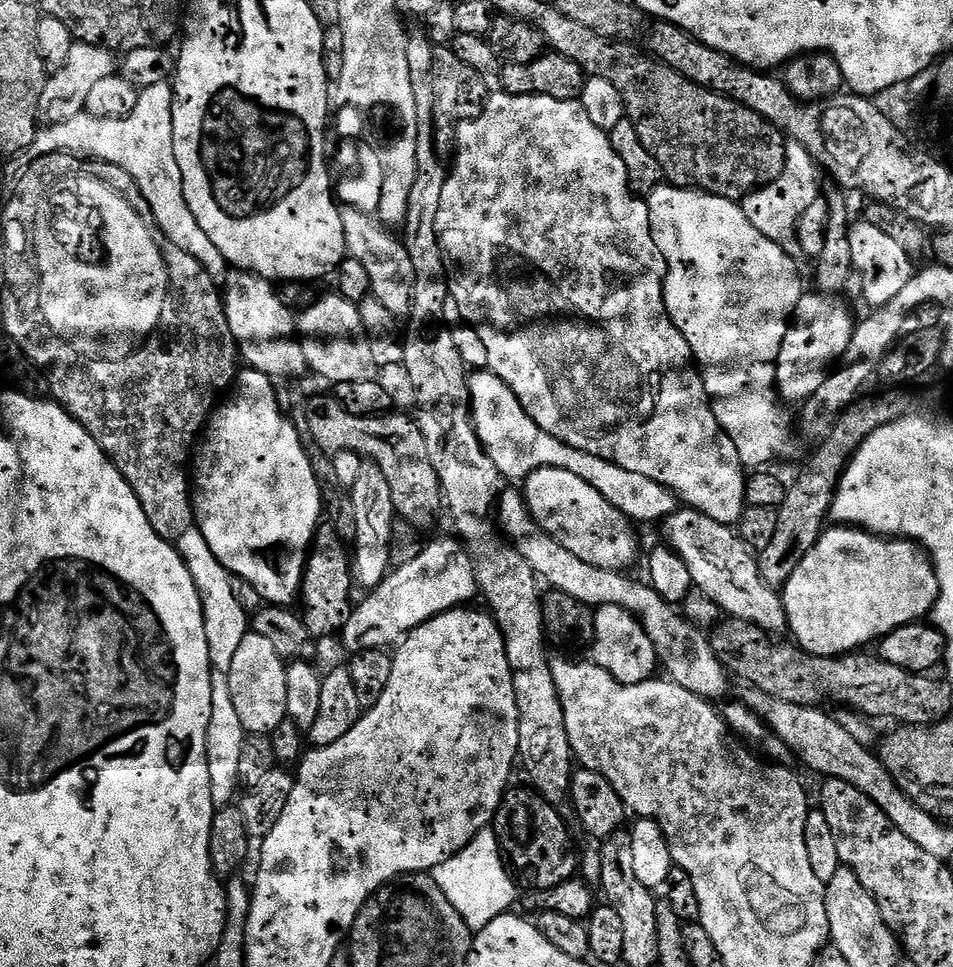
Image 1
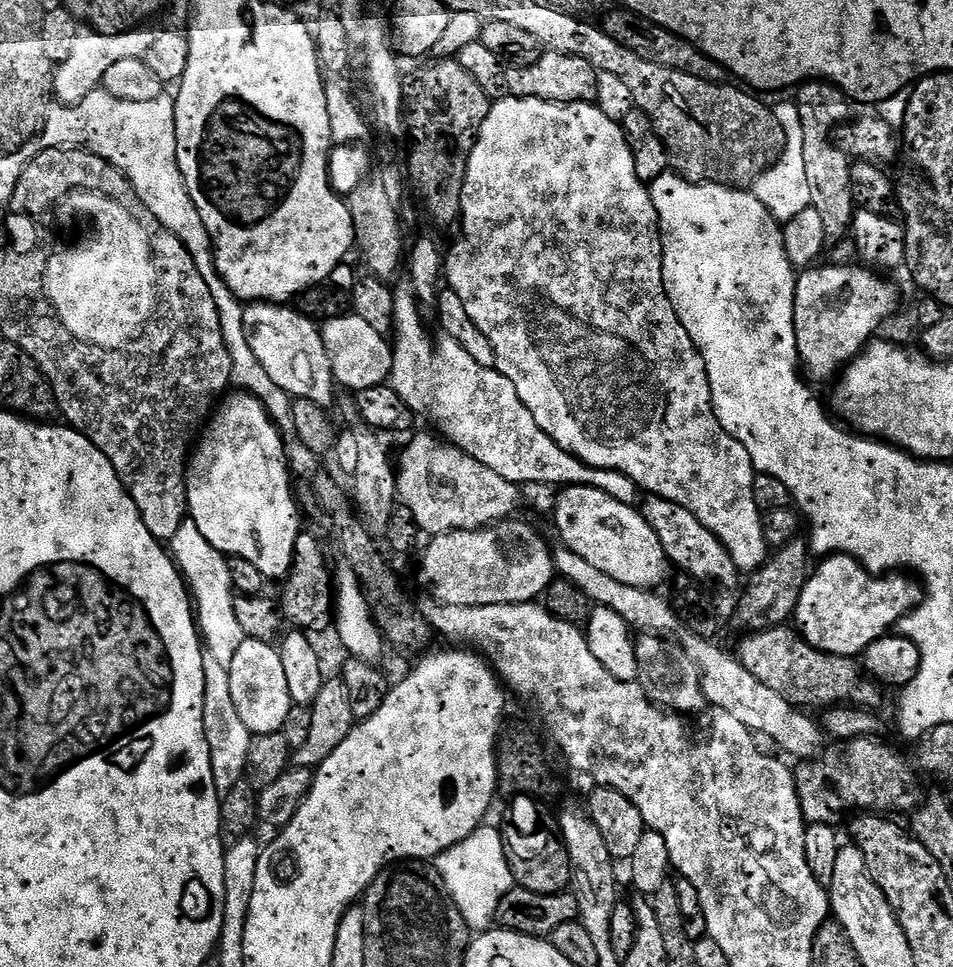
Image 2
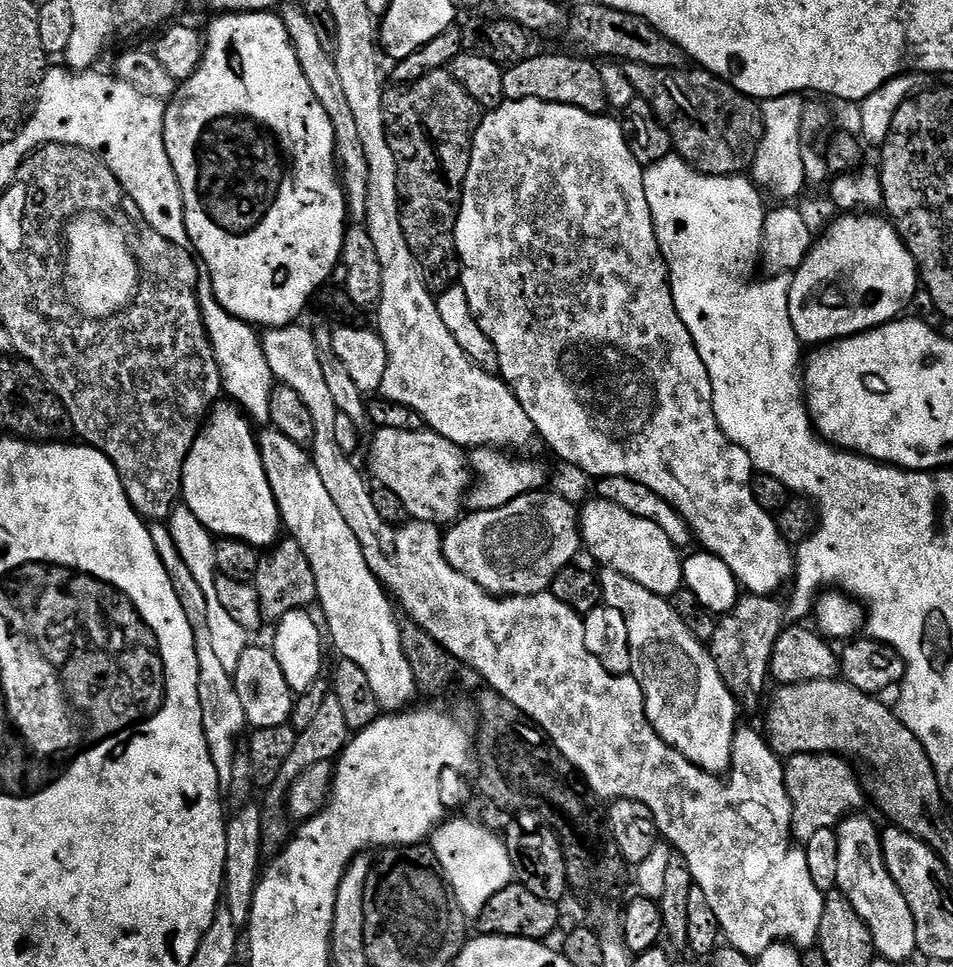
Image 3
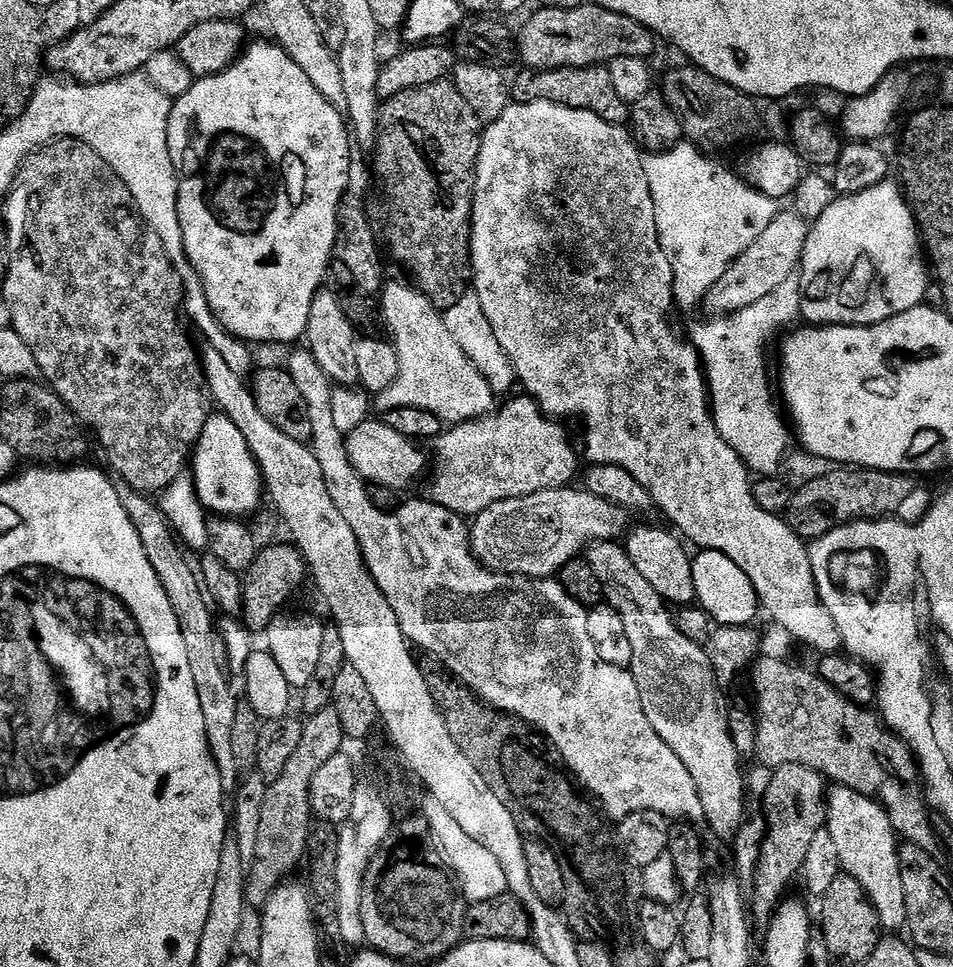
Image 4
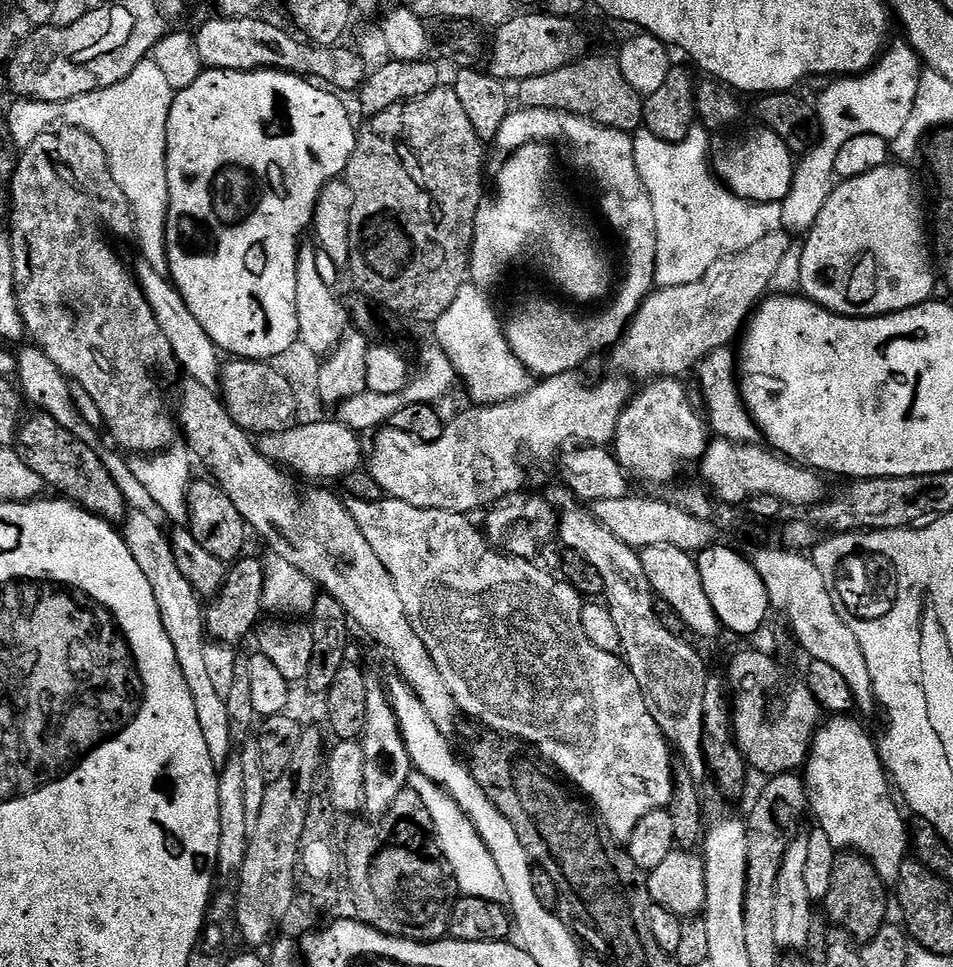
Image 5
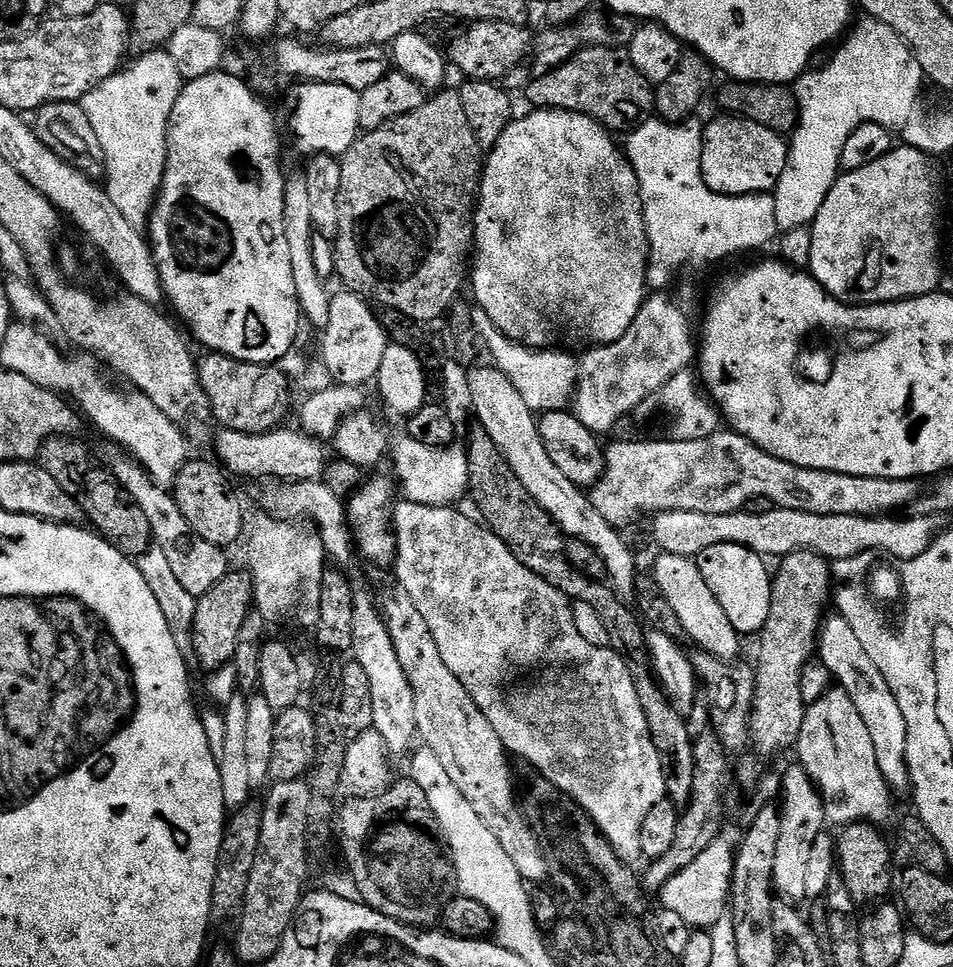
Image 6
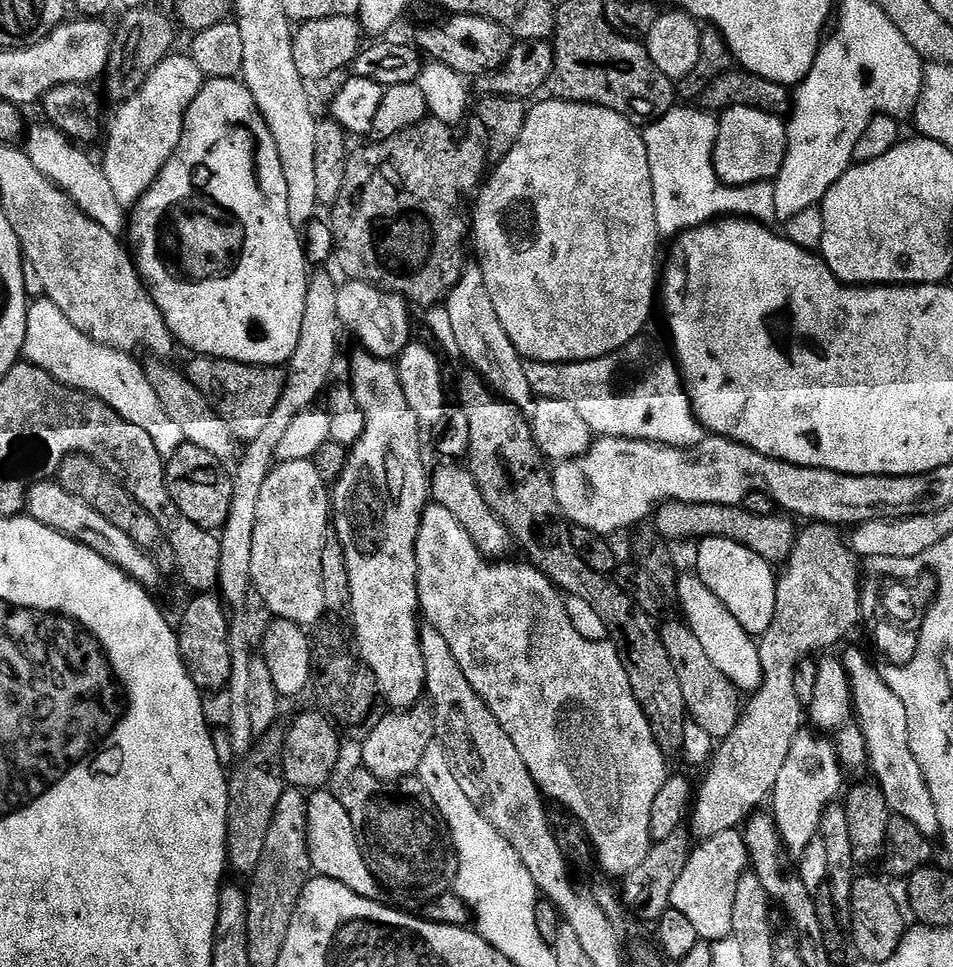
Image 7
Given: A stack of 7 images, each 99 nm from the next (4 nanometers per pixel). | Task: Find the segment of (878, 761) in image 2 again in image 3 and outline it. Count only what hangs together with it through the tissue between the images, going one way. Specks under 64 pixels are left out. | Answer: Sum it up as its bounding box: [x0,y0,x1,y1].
[784,754,866,842]

